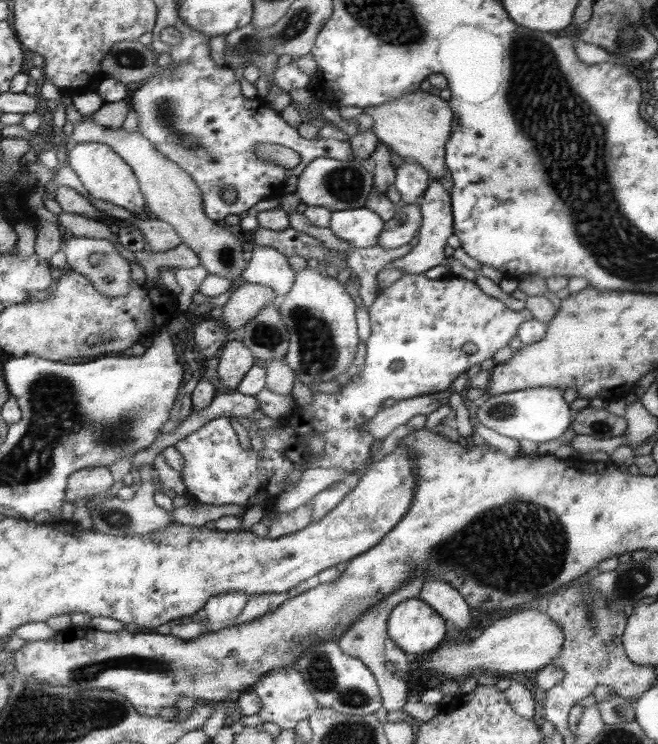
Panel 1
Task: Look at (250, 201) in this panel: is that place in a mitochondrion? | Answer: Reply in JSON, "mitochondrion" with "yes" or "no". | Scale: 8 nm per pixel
{"mitochondrion":"no"}

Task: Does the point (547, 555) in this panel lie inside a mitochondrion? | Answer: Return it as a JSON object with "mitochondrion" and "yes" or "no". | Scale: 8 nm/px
{"mitochondrion":"yes"}

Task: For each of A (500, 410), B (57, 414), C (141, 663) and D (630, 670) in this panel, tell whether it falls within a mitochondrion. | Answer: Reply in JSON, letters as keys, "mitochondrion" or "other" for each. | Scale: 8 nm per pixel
{"A":"mitochondrion","B":"mitochondrion","C":"mitochondrion","D":"other"}

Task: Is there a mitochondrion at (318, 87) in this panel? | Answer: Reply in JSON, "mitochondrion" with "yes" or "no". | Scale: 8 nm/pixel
{"mitochondrion":"no"}

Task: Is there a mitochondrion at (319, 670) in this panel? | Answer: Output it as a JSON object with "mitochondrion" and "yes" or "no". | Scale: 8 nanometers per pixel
{"mitochondrion":"yes"}

